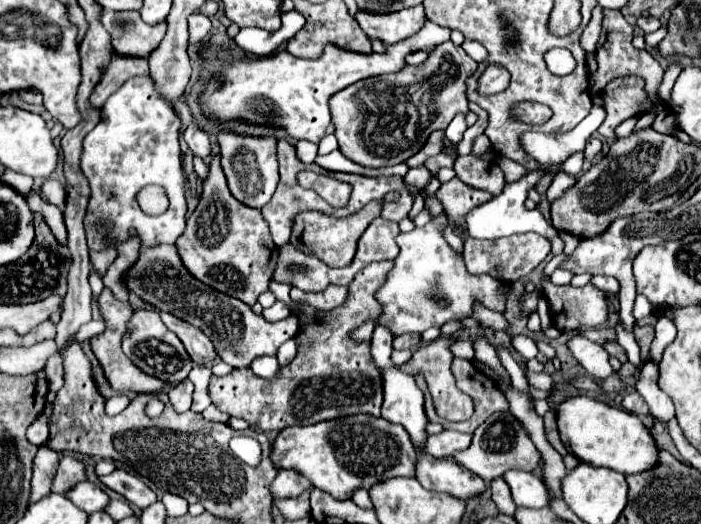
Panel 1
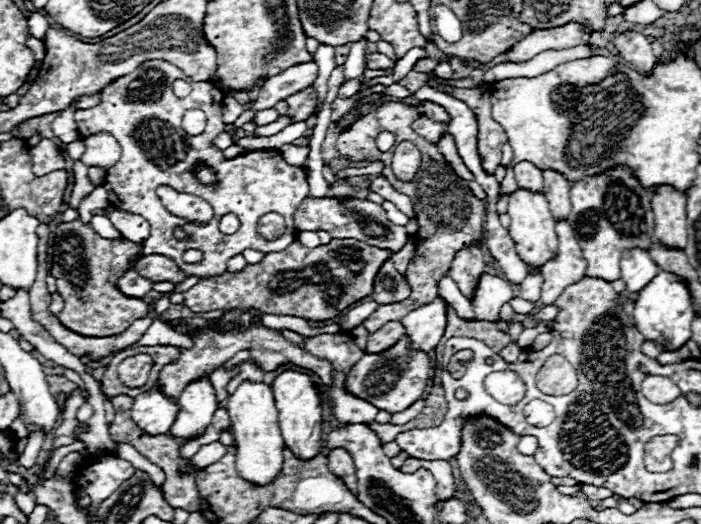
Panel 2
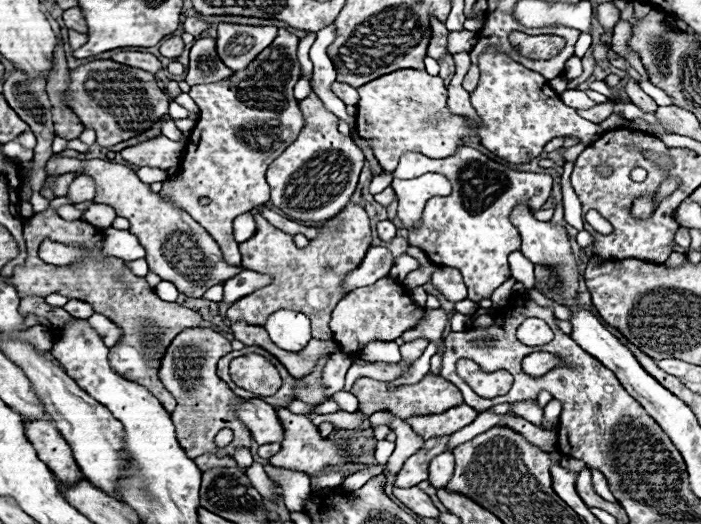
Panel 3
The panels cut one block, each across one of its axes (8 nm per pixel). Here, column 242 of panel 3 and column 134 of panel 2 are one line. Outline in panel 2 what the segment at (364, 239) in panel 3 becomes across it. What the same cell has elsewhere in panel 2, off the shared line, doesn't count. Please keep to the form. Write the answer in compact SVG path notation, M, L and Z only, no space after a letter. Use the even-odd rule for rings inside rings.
M80 218L58 224L48 252L50 274L56 278L58 294L64 300L58 320L82 336L114 336L124 332L134 320L148 316L148 304L142 298L122 296L118 288L118 278L126 270L134 268L136 260L142 258L140 250L142 244L130 242L126 238L102 238Z

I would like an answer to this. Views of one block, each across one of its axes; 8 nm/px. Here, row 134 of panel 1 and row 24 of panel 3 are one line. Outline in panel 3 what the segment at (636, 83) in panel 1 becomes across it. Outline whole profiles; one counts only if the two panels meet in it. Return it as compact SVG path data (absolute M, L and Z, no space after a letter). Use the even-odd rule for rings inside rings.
M602 2L600 6L598 6L598 20L600 20L600 24L602 24L602 28L604 28L604 34L602 34L602 42L608 46L610 44L610 30L614 28L614 24L616 24L616 18L620 16L620 12L618 12L618 8L612 4L612 2Z

